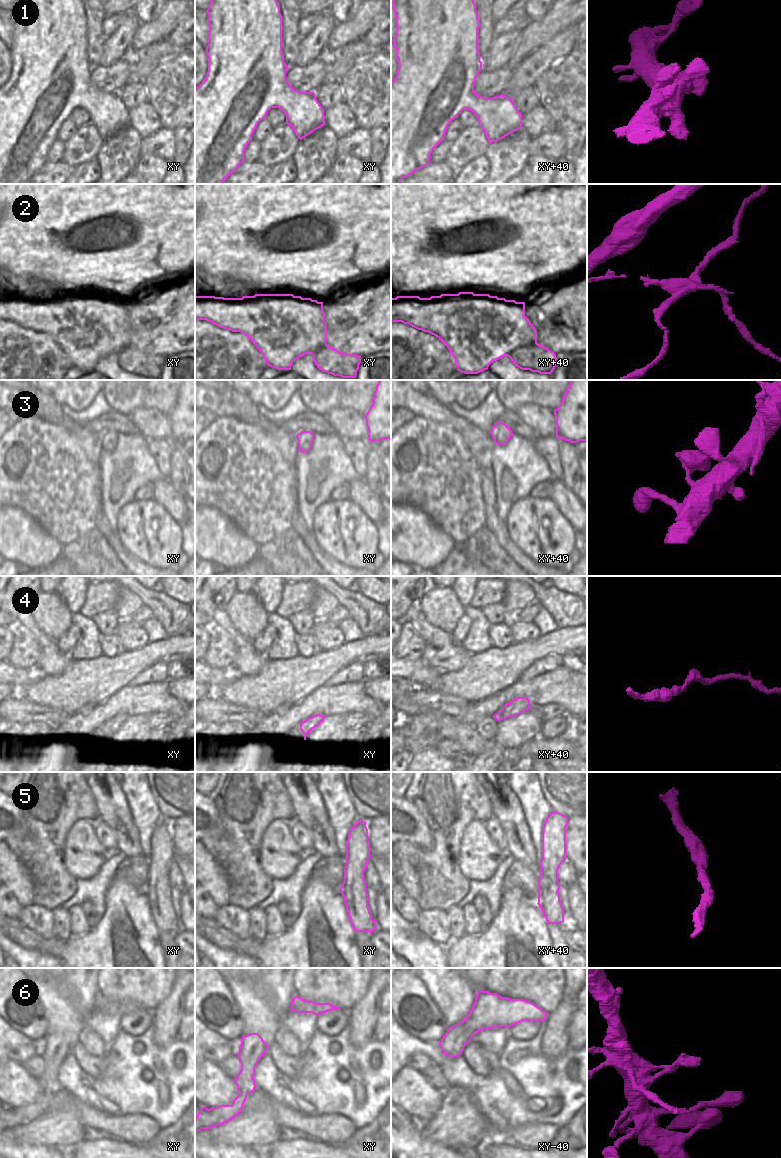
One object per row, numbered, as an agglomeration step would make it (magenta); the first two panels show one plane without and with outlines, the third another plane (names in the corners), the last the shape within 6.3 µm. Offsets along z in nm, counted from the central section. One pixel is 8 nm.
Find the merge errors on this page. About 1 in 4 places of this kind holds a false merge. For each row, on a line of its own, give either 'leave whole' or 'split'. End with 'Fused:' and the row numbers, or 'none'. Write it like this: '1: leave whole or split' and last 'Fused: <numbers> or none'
1: leave whole
2: split
3: leave whole
4: leave whole
5: leave whole
6: leave whole
Fused: 2

